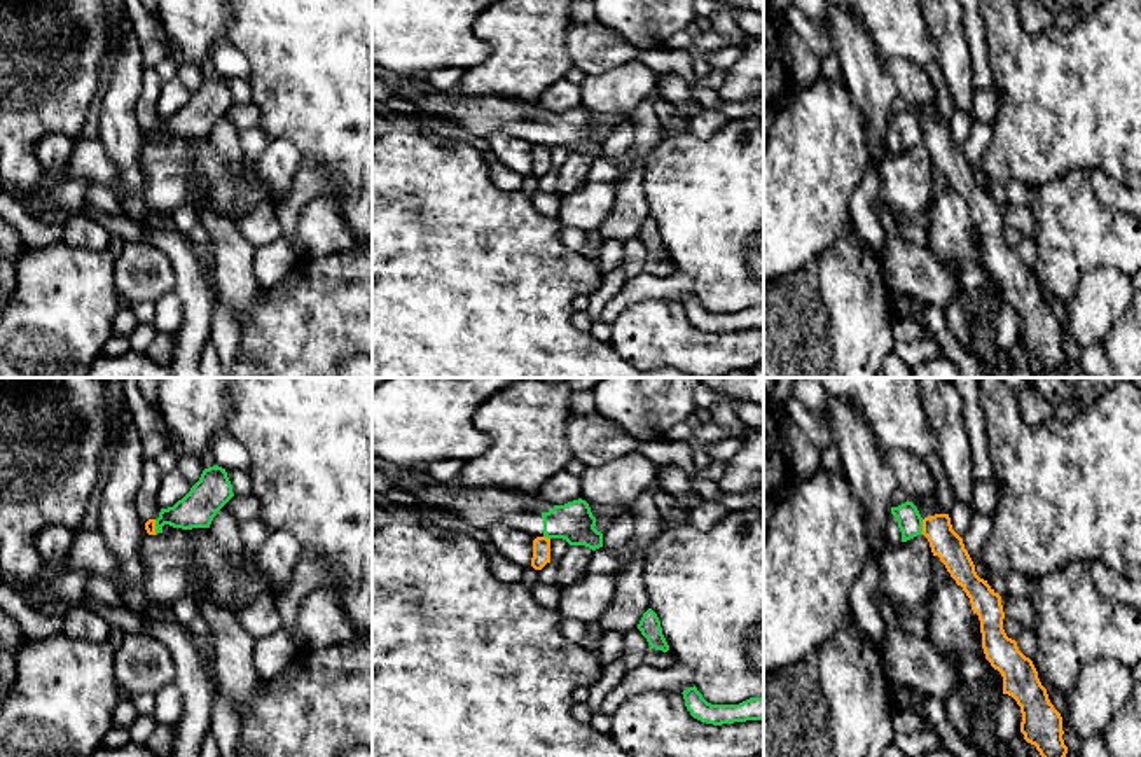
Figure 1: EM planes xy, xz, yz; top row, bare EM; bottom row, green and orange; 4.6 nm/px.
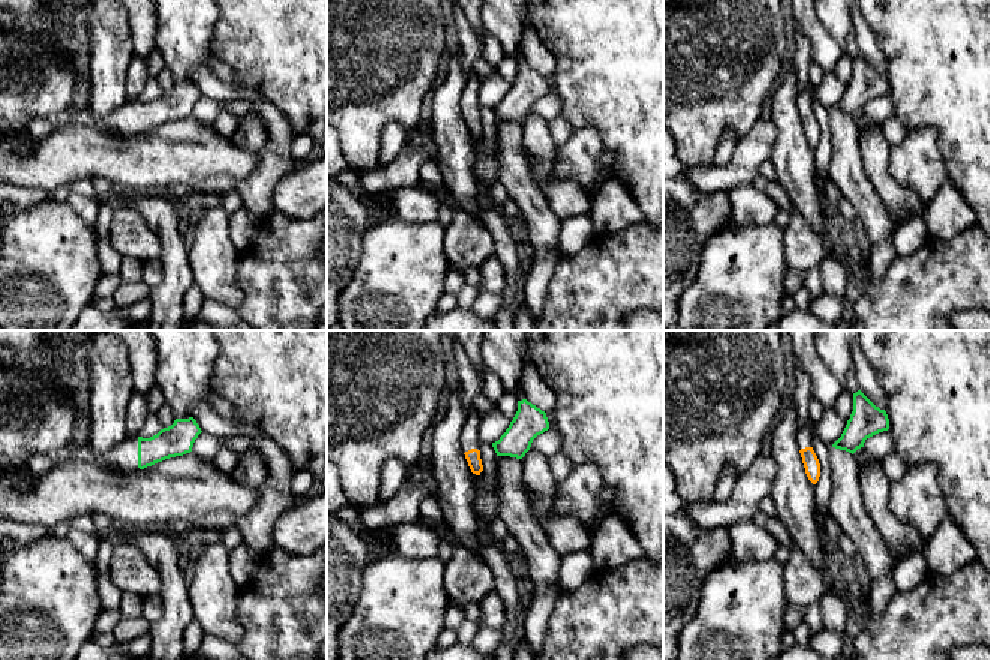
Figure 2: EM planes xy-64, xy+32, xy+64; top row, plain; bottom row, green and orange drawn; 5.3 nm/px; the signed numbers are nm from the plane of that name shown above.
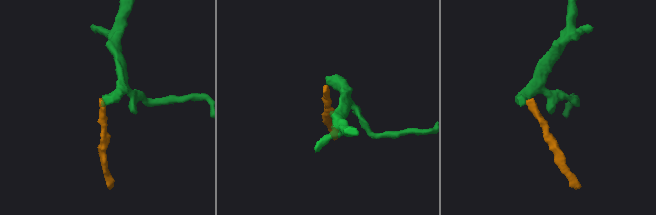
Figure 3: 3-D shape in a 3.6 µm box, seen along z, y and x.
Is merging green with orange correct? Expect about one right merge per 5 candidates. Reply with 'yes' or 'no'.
no

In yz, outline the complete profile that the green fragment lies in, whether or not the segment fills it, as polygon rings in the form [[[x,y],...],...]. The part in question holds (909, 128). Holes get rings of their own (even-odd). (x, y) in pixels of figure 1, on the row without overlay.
[[[905,110],[898,115],[891,115],[884,138],[886,156],[907,150],[917,143],[923,143],[923,126],[912,110]]]

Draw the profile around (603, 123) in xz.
[[[589,112],[592,124],[596,126],[596,138],[605,140],[612,128],[627,121],[629,115],[624,114],[598,114],[598,112]]]

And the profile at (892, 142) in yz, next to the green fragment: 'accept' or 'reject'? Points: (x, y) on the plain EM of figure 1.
accept

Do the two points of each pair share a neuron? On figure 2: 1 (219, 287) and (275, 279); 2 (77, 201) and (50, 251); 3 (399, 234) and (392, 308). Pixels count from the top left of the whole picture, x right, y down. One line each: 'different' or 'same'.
1: different
2: different
3: same

